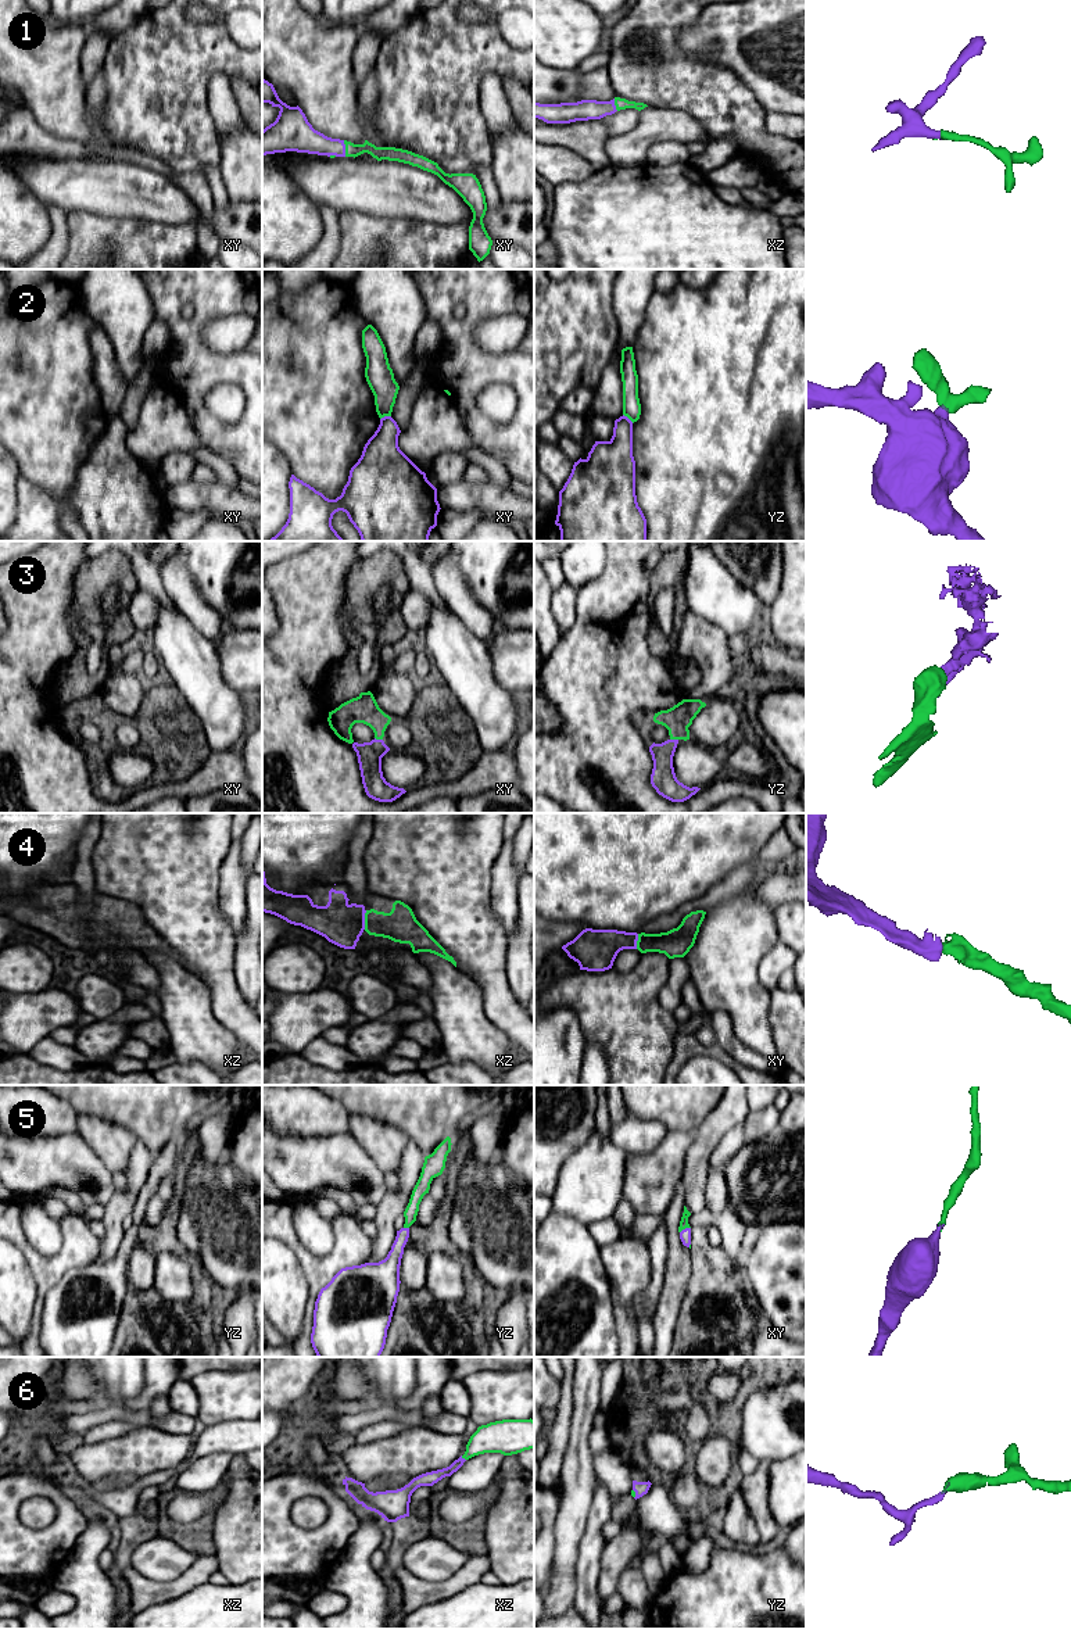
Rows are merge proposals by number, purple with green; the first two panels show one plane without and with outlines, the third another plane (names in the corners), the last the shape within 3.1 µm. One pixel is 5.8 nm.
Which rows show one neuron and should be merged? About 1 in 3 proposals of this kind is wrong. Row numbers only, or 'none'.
1, 3, 4, 5, 6

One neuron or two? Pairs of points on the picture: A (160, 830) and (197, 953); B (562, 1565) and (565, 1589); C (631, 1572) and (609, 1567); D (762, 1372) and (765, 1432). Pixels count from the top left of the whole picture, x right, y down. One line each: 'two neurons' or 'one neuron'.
A: one neuron
B: one neuron
C: two neurons
D: two neurons

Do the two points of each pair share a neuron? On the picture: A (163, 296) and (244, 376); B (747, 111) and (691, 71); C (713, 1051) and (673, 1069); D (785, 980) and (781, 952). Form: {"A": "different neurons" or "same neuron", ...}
{"A": "same neuron", "B": "same neuron", "C": "same neuron", "D": "different neurons"}

